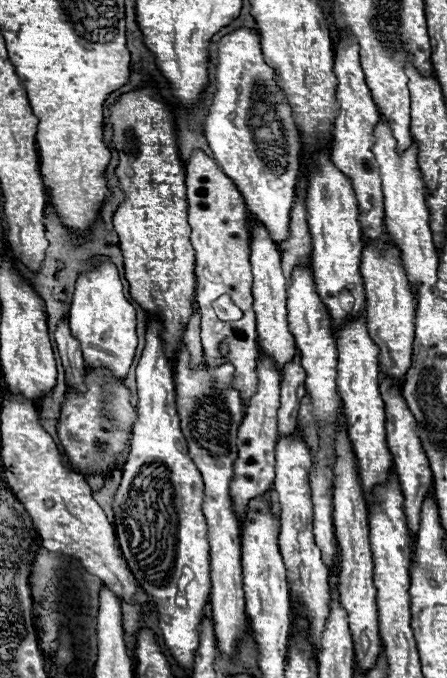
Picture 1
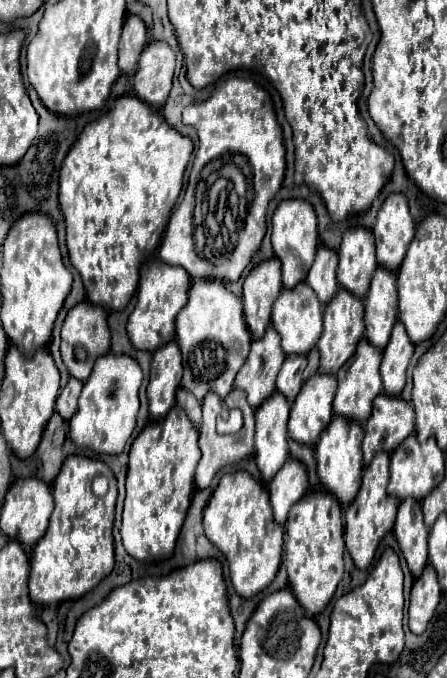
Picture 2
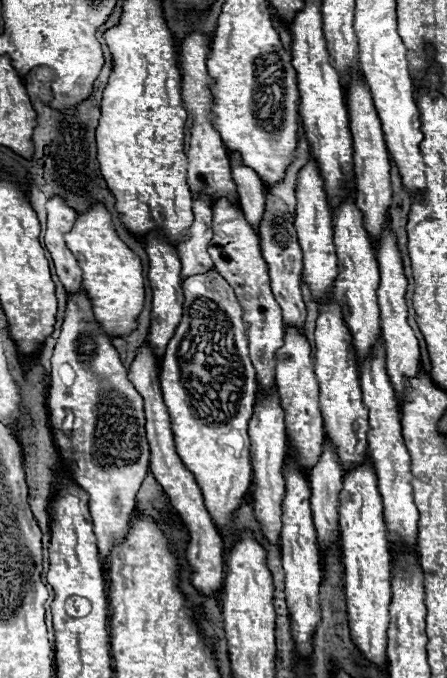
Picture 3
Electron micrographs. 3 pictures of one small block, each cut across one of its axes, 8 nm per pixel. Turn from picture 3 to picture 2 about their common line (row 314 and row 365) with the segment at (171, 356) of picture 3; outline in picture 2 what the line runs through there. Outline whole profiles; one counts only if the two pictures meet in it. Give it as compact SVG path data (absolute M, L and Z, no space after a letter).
M196 280L190 286L188 302L176 316L176 344L182 352L184 376L180 386L204 400L208 392L216 392L222 402L232 390L234 378L248 358L252 336L248 332L242 300L226 290L218 280Z

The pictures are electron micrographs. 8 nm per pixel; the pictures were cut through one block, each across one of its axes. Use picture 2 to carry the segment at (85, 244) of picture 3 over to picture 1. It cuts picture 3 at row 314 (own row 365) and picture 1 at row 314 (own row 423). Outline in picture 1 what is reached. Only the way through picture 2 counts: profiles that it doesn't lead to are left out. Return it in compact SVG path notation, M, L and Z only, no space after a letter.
M106 256L90 260L92 270L80 272L70 304L70 330L82 344L86 366L106 366L120 380L126 378L136 352L136 310L126 300L116 266Z

